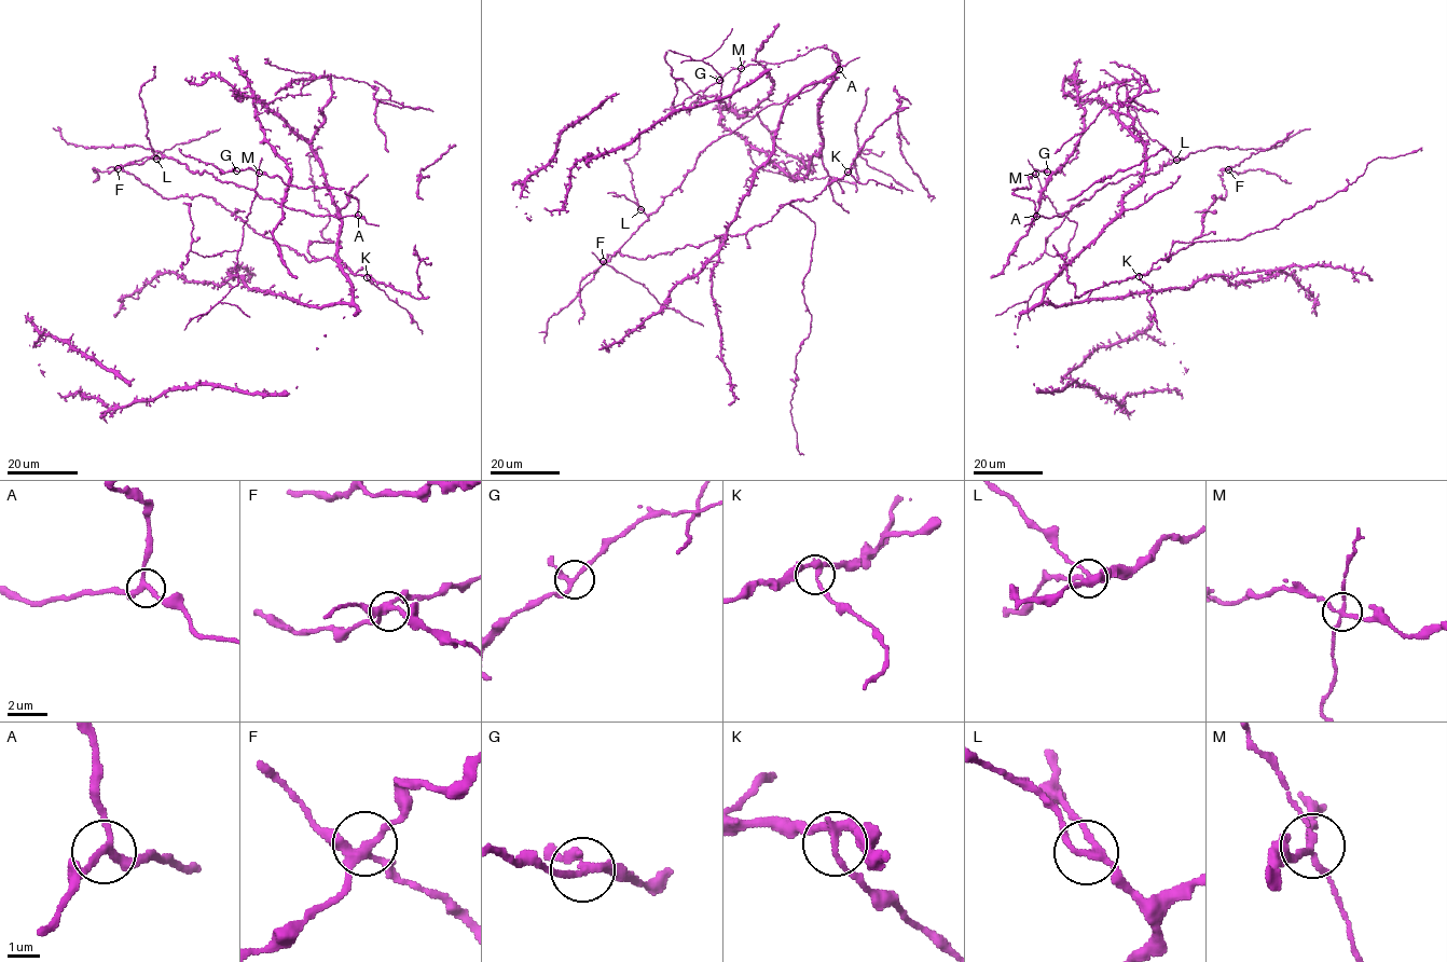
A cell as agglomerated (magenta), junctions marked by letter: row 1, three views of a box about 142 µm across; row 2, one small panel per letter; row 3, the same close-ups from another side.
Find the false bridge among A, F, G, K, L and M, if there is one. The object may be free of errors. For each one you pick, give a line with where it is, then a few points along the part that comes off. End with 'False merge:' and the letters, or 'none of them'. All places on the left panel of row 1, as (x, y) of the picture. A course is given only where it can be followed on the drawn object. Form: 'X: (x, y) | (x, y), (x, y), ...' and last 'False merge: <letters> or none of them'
M: (259, 173) | (259, 173), (256, 196), (244, 223), (237, 252), (238, 284), (219, 302), (235, 304), (250, 317)
False merge: M

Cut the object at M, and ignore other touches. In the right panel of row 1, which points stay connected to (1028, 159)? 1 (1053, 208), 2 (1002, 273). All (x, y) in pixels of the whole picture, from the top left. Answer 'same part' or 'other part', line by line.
1: same part
2: other part

